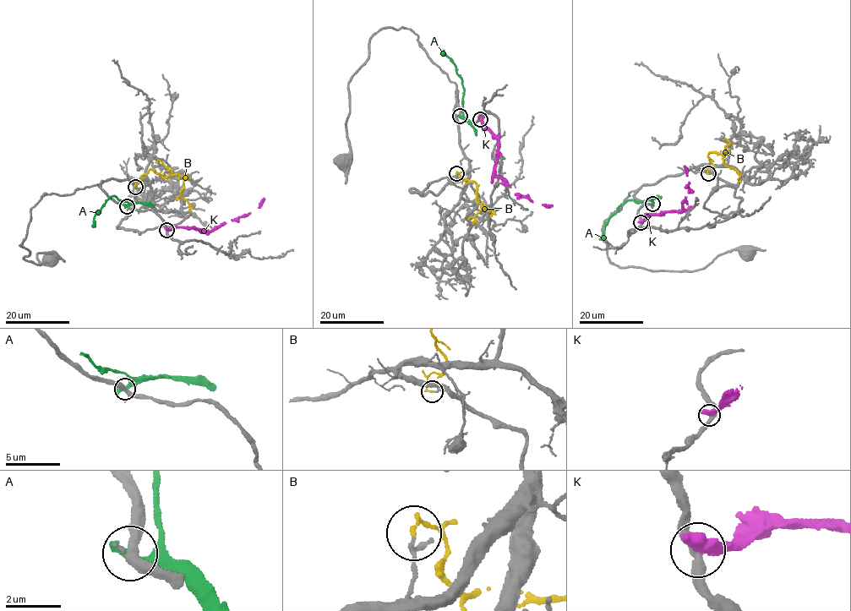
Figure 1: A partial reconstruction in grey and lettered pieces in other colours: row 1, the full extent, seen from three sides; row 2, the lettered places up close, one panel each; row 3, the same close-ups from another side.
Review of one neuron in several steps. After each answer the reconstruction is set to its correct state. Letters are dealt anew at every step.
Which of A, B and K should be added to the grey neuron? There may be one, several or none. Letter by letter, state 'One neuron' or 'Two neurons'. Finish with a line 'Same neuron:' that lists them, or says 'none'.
A: Two neurons
B: Two neurons
K: Two neurons
Same neuron: none

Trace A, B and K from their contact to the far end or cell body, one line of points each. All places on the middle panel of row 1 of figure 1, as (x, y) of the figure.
A: (460, 116), (463, 113), (463, 84), (452, 60), (444, 53), (444, 50)
B: (456, 173), (462, 180), (477, 184), (476, 201), (492, 210), (485, 208), (477, 213), (472, 223)
K: (480, 118), (498, 139), (495, 173), (514, 194), (533, 202), (553, 205)

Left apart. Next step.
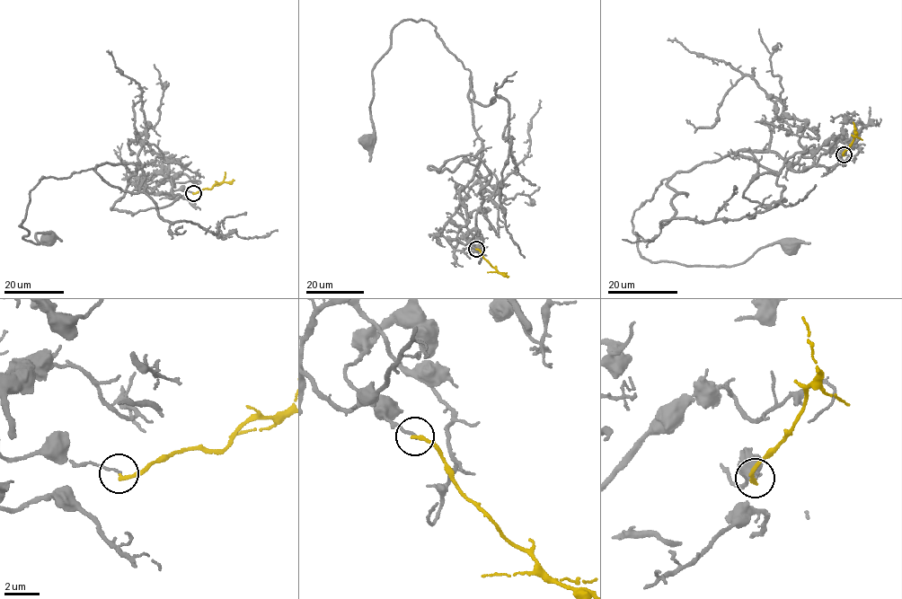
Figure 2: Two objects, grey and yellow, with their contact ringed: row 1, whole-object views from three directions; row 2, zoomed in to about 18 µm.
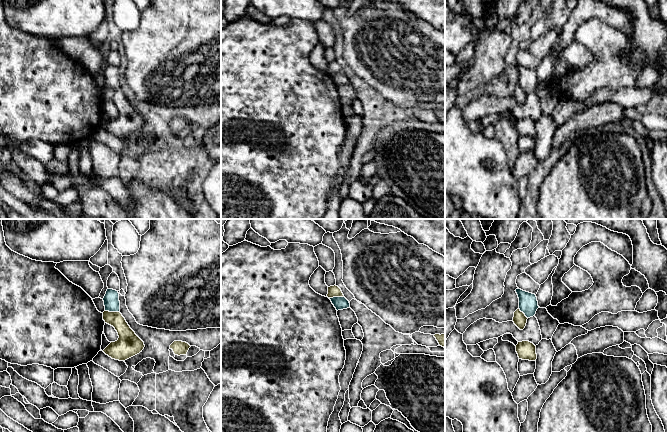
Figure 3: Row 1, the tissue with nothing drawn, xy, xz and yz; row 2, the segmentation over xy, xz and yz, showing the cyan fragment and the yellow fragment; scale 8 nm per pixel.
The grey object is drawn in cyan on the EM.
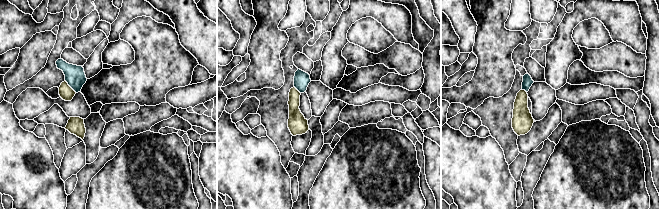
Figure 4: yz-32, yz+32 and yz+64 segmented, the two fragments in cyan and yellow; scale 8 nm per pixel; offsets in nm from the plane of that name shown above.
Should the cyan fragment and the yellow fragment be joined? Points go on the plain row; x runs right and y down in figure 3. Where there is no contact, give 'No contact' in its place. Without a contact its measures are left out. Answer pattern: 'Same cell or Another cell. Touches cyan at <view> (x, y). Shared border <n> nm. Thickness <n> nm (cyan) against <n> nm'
Another cell. Touches cyan at xy (112, 87). Shared border 120 nm. Thickness 130 nm (cyan) against 140 nm

